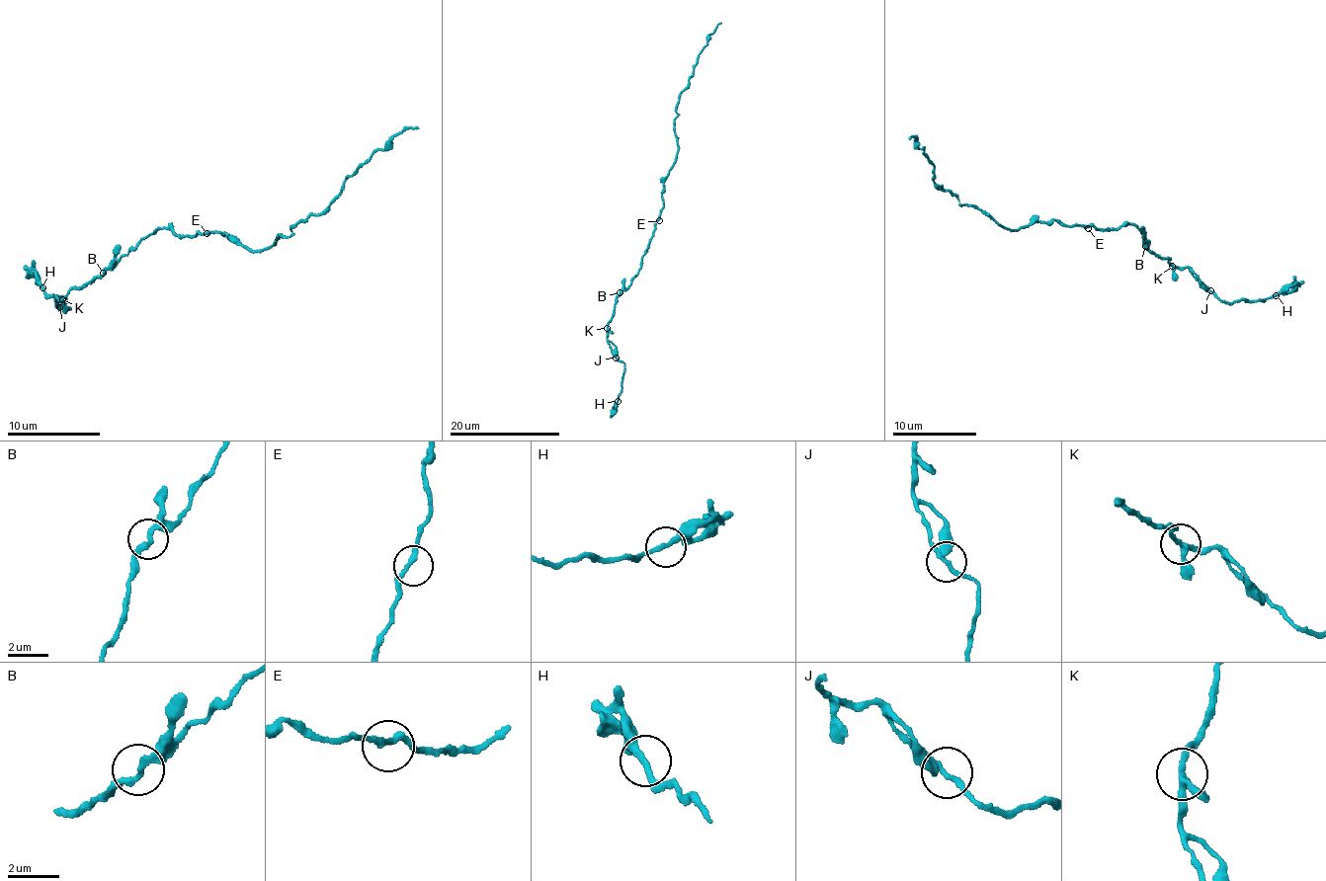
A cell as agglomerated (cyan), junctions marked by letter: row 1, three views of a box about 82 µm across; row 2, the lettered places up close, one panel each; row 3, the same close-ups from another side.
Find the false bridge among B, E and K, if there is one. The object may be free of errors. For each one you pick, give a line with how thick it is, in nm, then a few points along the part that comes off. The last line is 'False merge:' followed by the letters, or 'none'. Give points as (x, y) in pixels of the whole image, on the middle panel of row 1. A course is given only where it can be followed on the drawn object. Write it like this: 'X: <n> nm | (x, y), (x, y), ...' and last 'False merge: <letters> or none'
False merge: none

